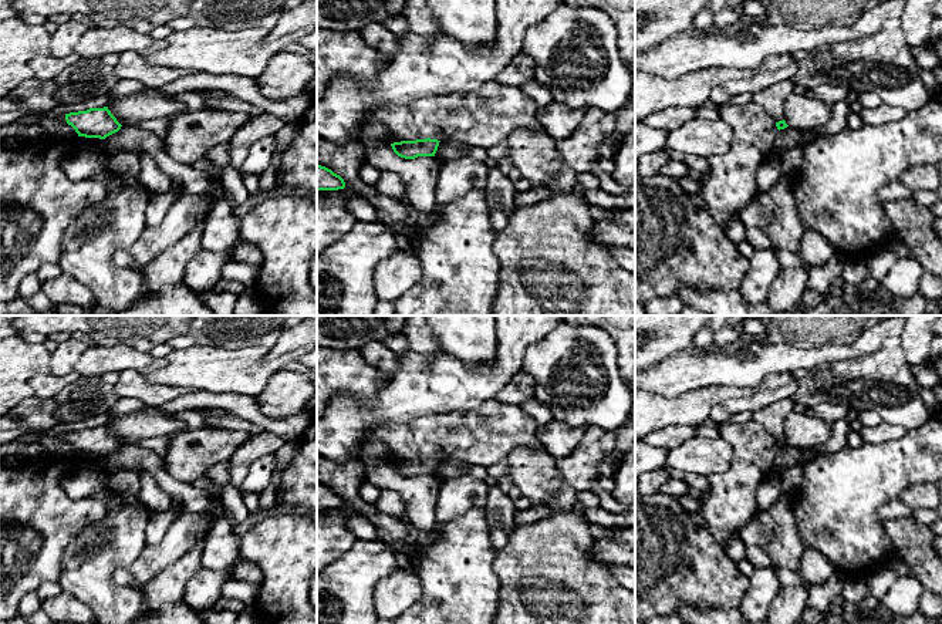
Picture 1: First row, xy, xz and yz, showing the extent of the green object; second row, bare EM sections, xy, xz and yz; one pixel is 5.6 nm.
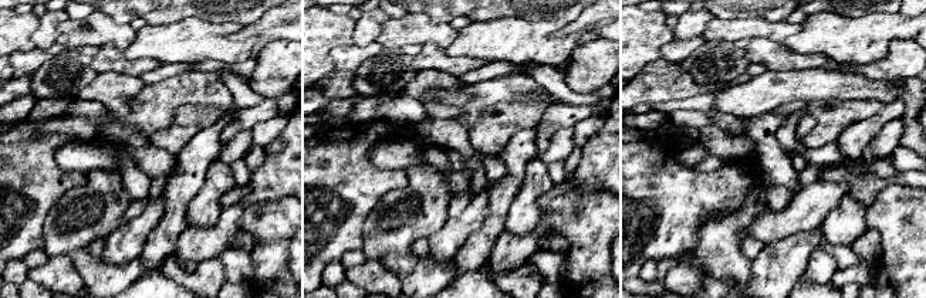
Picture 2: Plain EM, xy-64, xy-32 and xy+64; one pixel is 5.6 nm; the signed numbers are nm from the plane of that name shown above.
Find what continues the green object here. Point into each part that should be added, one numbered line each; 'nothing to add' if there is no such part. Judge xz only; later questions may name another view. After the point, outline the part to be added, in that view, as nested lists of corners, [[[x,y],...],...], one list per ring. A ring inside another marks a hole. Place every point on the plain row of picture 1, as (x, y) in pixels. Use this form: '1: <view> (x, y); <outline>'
nothing to add

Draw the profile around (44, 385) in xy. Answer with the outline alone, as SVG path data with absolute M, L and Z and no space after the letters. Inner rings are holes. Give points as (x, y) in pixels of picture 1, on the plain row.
M74 370L65 375L38 374L31 380L33 395L44 399L55 398L58 392L78 378L80 374Z

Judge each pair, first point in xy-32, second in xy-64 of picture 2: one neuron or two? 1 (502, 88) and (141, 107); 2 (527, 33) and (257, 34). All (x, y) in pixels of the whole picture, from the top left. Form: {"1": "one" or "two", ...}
{"1": "one", "2": "two"}

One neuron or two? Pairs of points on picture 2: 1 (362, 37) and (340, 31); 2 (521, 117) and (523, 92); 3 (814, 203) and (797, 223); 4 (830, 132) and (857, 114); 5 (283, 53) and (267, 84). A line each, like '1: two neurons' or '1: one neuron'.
1: two neurons
2: two neurons
3: one neuron
4: one neuron
5: one neuron

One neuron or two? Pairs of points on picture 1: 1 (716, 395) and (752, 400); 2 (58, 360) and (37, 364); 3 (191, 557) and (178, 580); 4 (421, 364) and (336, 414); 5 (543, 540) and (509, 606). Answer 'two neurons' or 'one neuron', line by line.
1: two neurons
2: two neurons
3: one neuron
4: one neuron
5: one neuron

